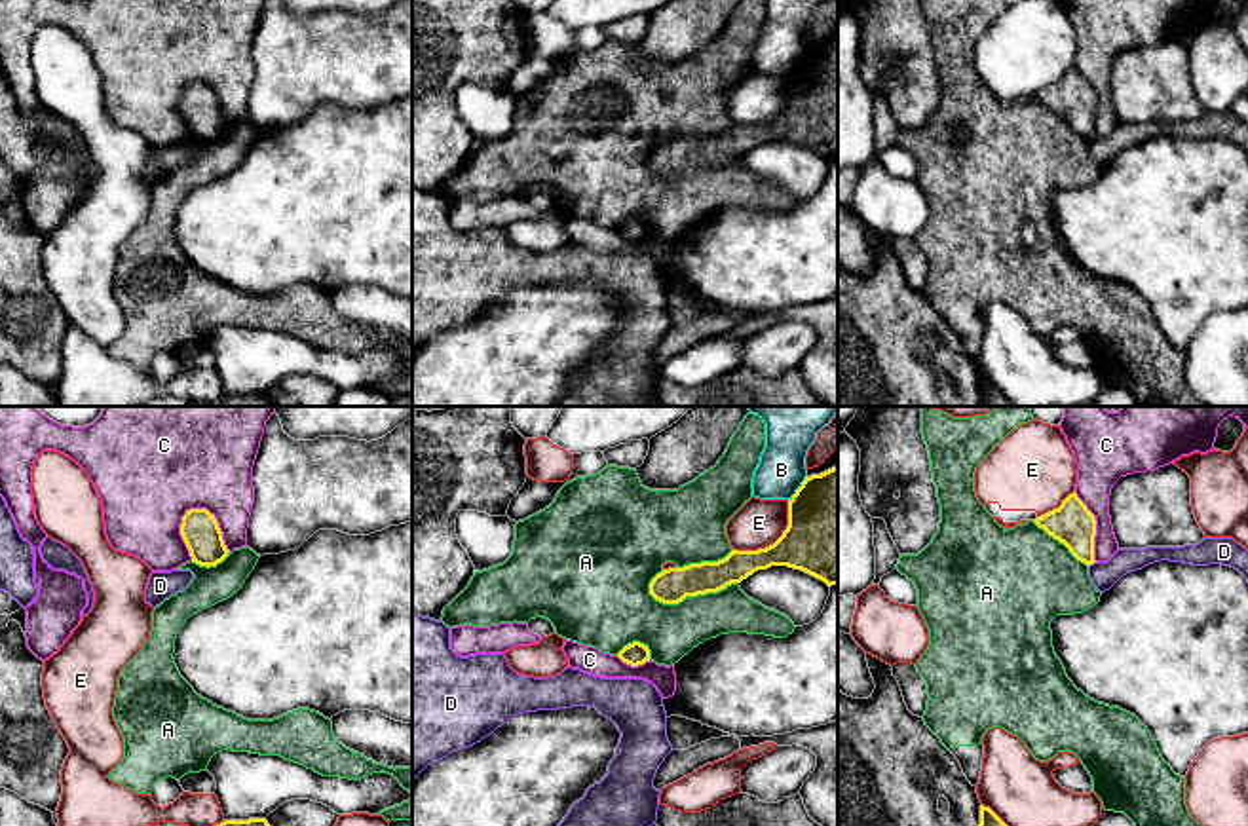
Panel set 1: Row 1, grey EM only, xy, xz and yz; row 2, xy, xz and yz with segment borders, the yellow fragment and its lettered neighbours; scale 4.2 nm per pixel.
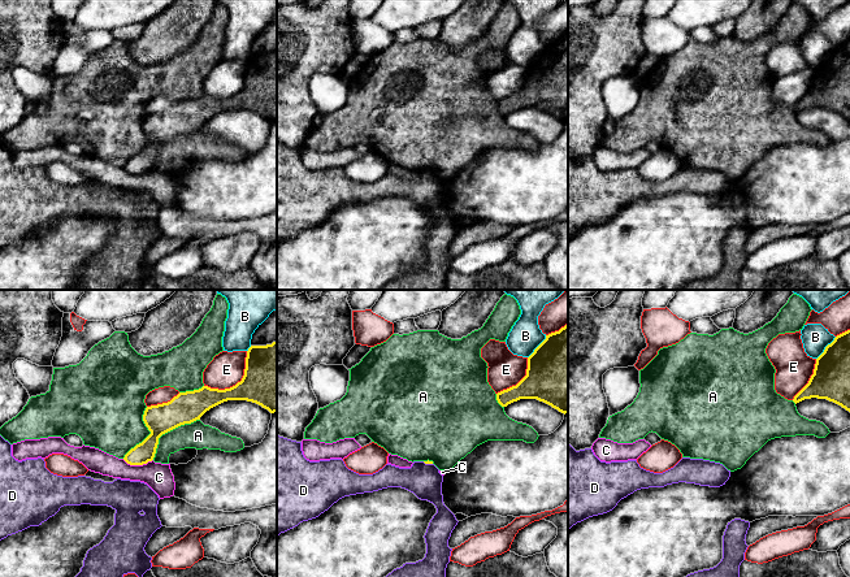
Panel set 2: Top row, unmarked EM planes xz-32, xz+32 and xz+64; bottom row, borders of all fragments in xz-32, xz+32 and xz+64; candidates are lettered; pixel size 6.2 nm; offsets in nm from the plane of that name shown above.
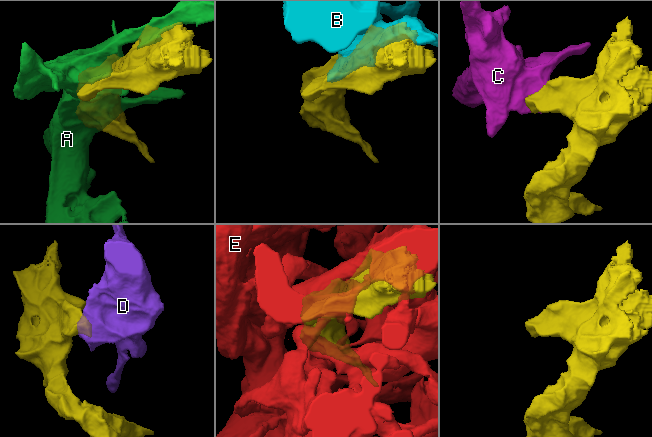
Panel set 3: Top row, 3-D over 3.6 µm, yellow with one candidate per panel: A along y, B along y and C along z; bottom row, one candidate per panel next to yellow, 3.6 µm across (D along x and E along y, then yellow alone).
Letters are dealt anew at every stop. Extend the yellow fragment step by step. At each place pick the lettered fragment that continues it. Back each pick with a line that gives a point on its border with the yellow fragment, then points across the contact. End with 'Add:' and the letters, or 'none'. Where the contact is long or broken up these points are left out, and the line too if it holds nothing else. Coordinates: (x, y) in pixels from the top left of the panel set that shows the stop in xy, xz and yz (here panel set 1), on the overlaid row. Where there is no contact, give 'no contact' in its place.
Add: none

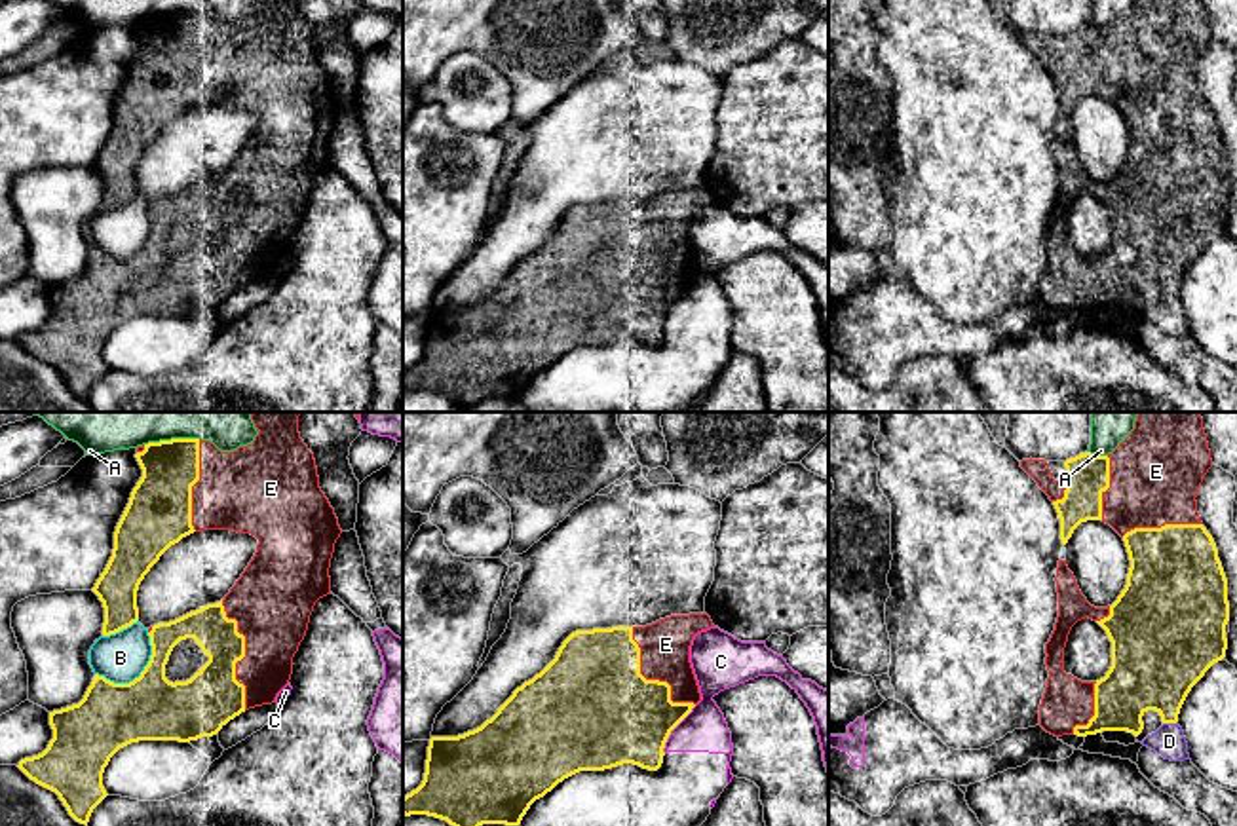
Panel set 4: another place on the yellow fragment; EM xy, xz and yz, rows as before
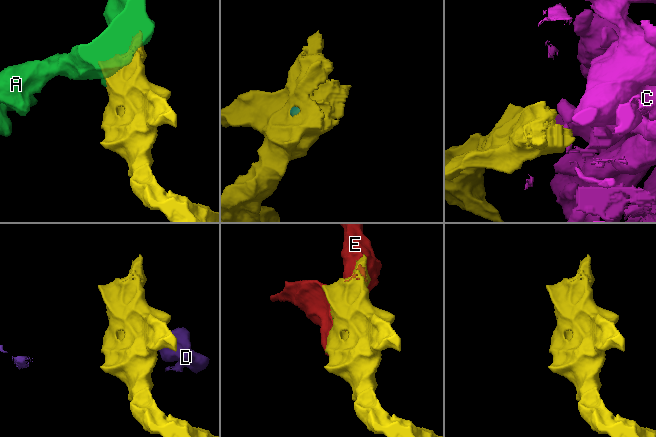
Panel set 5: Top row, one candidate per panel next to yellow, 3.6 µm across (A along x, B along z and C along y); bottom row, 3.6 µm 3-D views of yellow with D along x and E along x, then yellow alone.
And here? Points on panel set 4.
E: xy (244, 654)
Add: E

